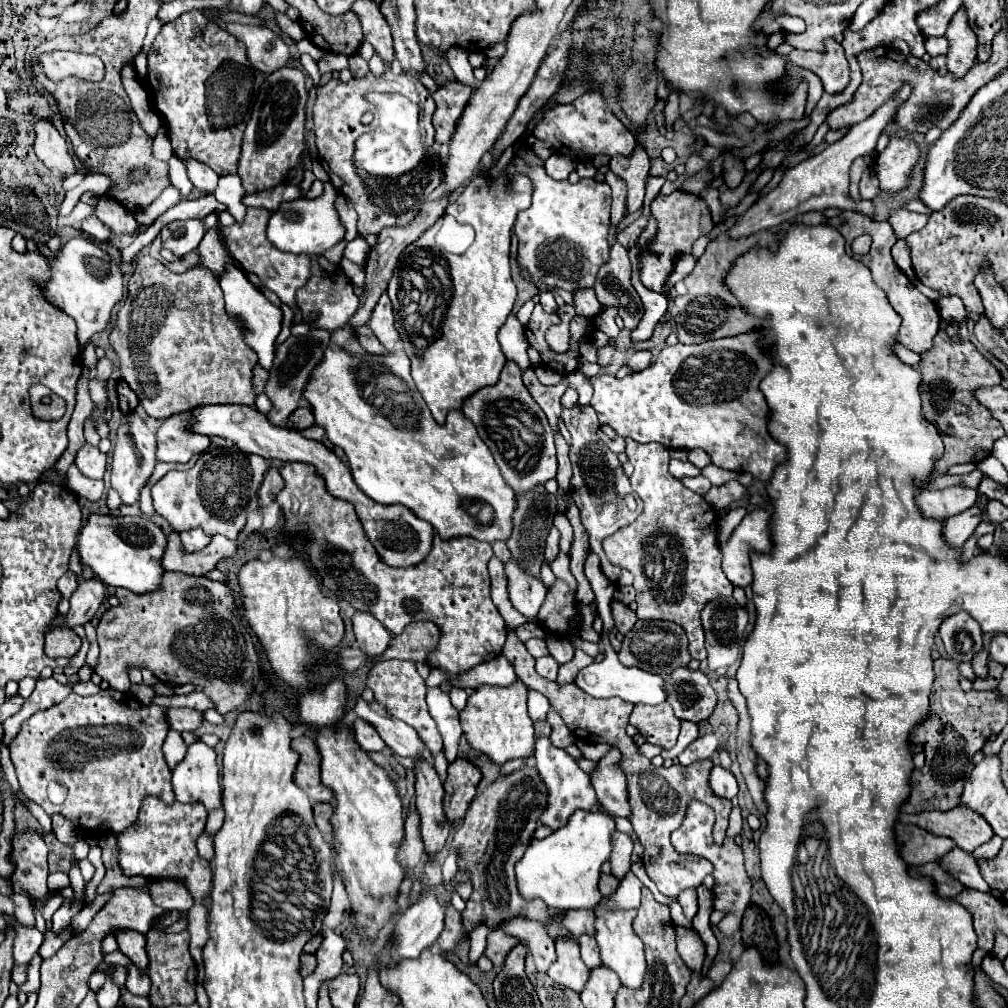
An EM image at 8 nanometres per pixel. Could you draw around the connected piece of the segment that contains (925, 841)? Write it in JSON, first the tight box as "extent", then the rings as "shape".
{"extent":[896,824,956,866],"shape":[[[896,824],[896,836],[902,844],[902,858],[910,866],[922,866],[928,862],[938,862],[946,856],[956,844],[950,838],[934,836],[914,824]]]}

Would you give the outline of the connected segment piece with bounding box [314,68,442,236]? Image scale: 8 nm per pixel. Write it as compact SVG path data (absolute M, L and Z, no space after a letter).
M386 68L386 72L376 78L370 72L360 78L360 80L350 80L350 82L340 82L340 80L330 80L328 84L318 88L318 98L314 104L314 132L316 132L316 146L318 146L318 156L324 166L324 170L330 176L330 182L334 188L348 196L352 200L352 206L358 214L358 234L368 236L374 234L378 236L382 228L388 226L406 226L422 208L426 202L426 196L440 184L442 176L442 162L430 160L430 164L424 164L416 168L414 172L408 172L404 176L384 176L378 182L372 178L364 178L356 172L354 168L354 142L362 132L360 116L366 112L370 106L364 106L364 96L370 92L384 92L384 94L404 94L420 104L424 112L430 112L434 106L434 100L430 92L422 86L416 84L416 76L408 72L398 72L392 68Z

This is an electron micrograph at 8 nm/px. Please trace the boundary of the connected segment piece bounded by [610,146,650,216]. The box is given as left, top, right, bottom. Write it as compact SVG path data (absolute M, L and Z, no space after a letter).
M636 146L632 156L614 156L610 160L610 170L626 182L626 216L642 208L644 184L650 174L650 160L642 146Z

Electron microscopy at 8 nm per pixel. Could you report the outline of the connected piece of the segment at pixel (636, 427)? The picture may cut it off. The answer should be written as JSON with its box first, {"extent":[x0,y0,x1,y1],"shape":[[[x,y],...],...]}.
{"extent":[590,332,786,480],"shape":[[[746,332],[732,338],[708,340],[686,346],[676,344],[664,348],[652,366],[626,378],[594,376],[594,396],[590,406],[596,410],[600,424],[610,426],[618,436],[636,442],[660,442],[666,448],[702,448],[712,456],[712,462],[726,470],[750,472],[756,480],[768,480],[774,468],[786,460],[786,448],[774,442],[766,430],[768,406],[758,388],[760,380],[770,372],[770,354],[756,346],[756,334]]]}

